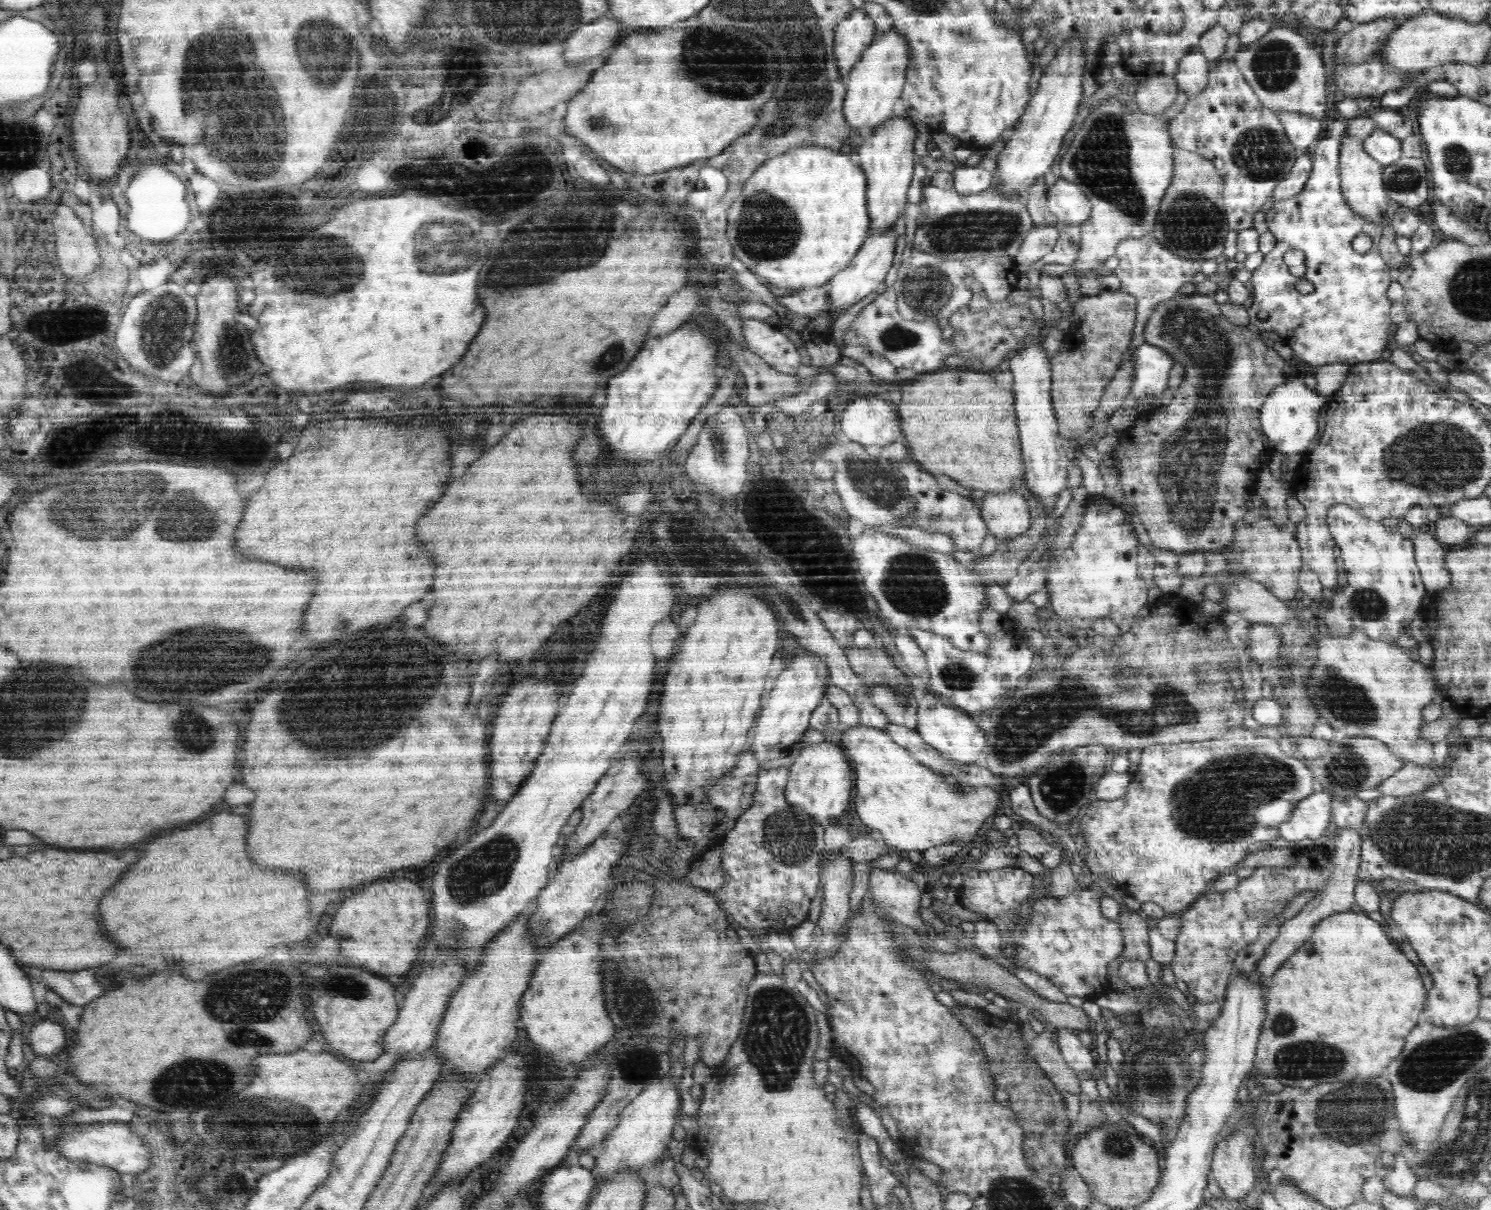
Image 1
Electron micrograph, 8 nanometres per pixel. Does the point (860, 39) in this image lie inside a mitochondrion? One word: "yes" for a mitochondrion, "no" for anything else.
no

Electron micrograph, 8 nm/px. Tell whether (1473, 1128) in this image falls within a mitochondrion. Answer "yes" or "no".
yes

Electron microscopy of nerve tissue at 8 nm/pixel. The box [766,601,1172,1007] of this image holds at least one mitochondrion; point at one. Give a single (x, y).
(1065, 787)

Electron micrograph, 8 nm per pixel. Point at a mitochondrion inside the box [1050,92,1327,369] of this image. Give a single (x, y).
(1101, 161)

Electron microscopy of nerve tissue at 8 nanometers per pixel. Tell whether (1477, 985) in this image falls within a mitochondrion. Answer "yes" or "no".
no

